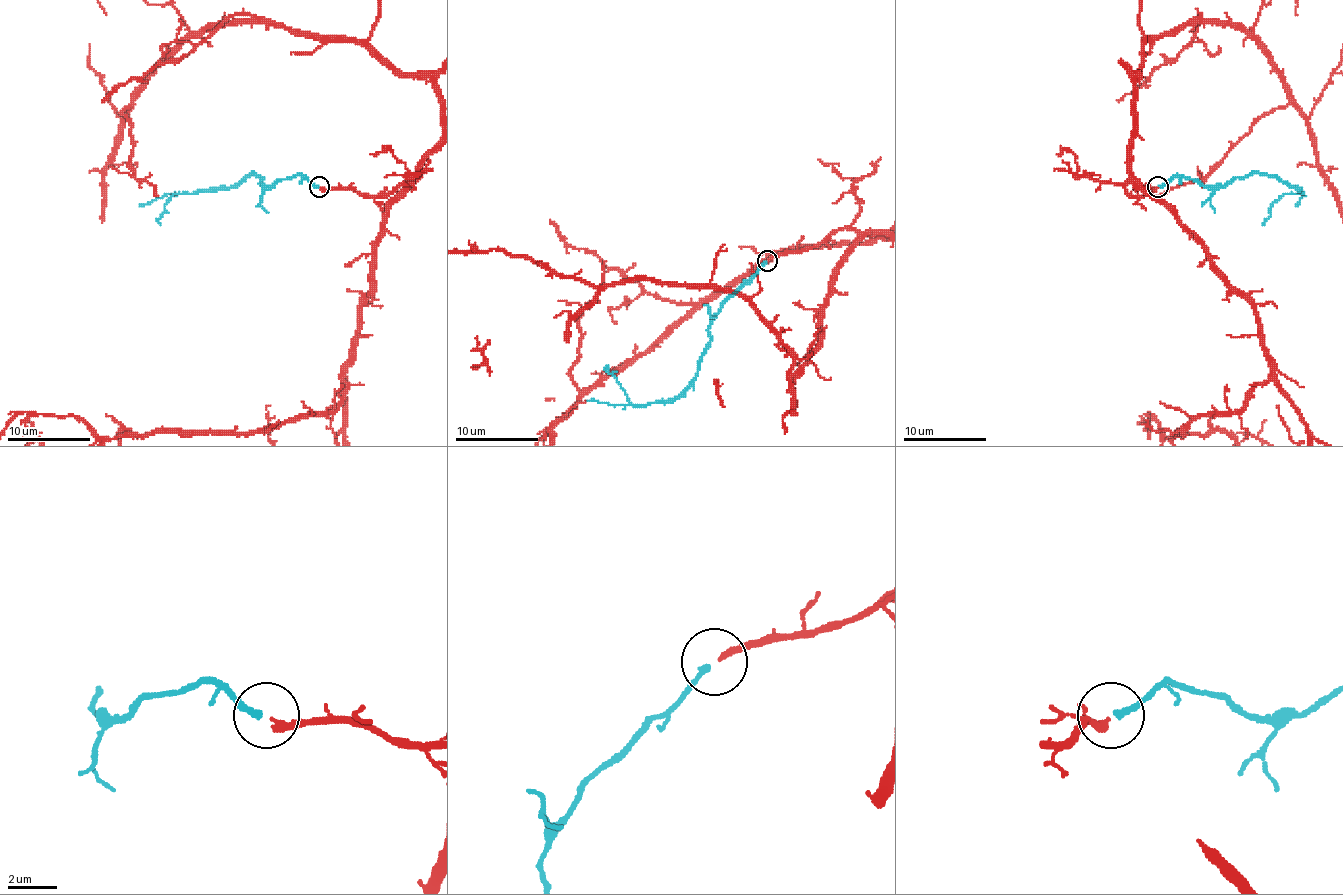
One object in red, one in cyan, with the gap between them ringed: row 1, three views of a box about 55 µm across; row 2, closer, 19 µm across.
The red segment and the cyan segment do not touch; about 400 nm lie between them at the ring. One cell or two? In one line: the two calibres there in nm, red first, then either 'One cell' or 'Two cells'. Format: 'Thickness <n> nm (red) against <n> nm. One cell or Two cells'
Thickness 240 nm (red) against 240 nm. One cell

